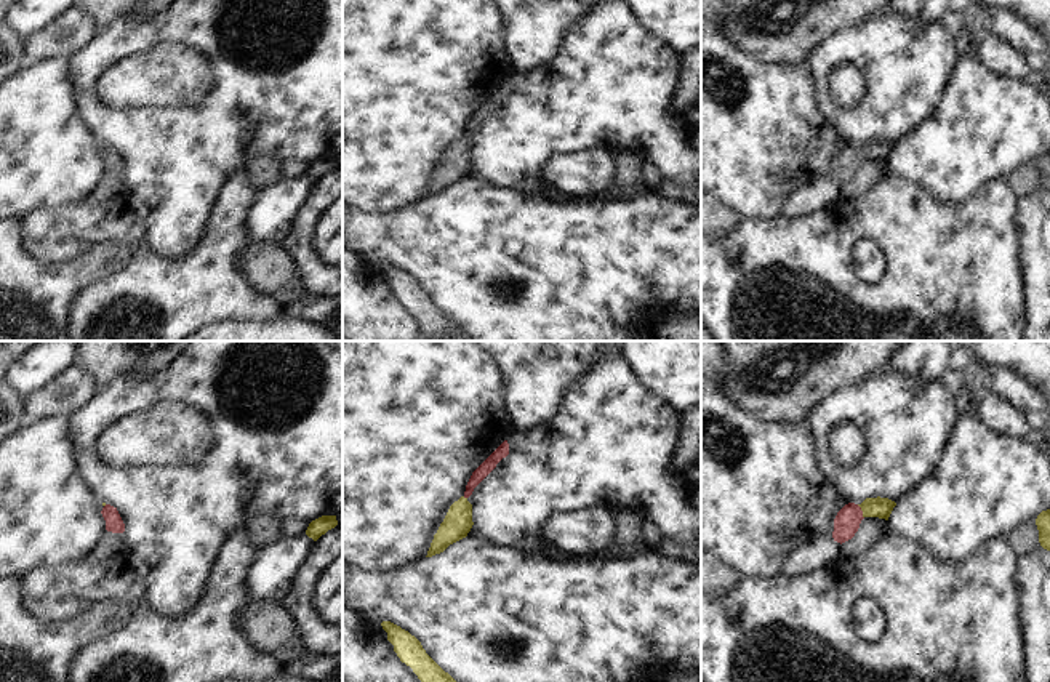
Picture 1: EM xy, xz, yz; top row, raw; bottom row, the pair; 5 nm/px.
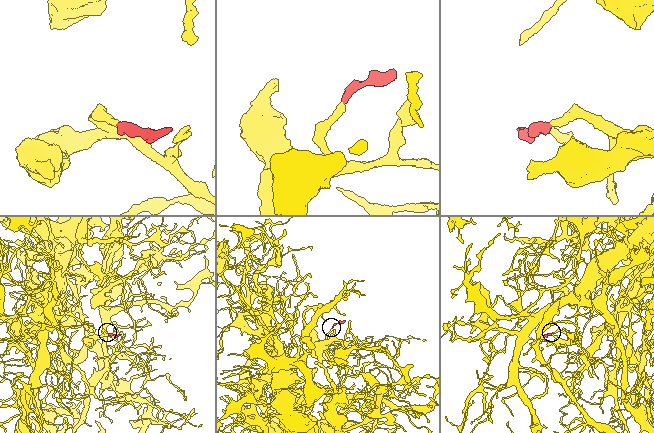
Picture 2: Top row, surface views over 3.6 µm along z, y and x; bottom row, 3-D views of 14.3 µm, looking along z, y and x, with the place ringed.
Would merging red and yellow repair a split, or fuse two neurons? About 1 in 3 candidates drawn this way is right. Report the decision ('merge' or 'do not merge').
merge

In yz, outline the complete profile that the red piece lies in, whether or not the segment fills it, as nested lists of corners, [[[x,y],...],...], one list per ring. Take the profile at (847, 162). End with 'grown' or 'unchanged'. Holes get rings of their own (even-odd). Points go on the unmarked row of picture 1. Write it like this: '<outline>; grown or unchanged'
[[[880,138],[866,139],[861,146],[845,146],[834,160],[834,183],[842,186],[852,181],[864,158],[879,158],[888,162],[895,147],[895,142]]]; grown

